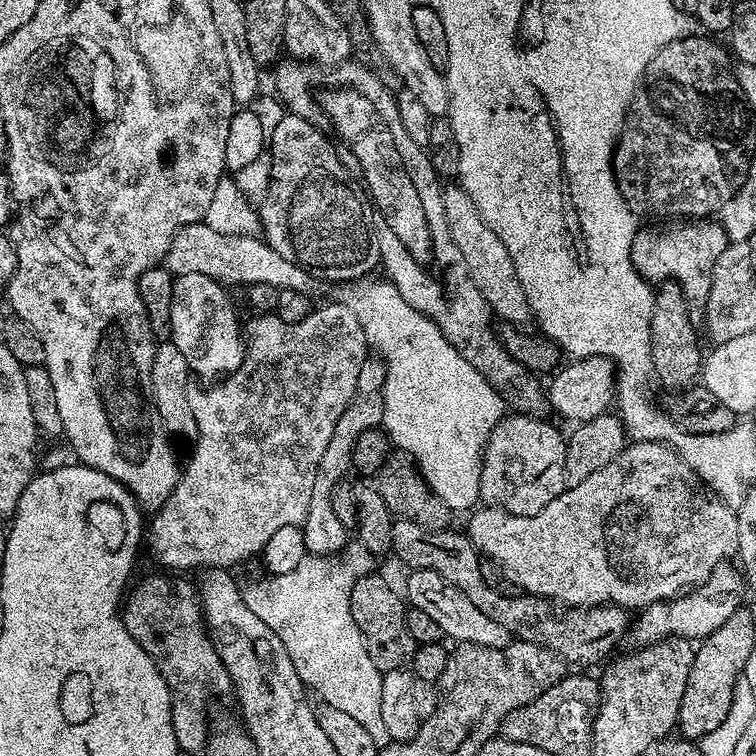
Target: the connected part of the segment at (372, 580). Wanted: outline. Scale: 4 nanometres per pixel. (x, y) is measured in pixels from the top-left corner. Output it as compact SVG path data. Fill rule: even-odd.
M371 572L356 580L351 590L351 614L364 637L367 656L383 674L391 669L409 667L418 645L406 625L405 599L380 576Z

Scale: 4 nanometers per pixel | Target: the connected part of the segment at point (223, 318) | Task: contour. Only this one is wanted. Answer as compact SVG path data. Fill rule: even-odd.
M182 274L174 279L174 302L170 306L171 343L186 354L186 362L193 373L200 376L223 378L229 372L237 371L244 363L245 337L242 335L242 320L236 317L232 309L232 300L228 297L229 289L221 281L206 274Z

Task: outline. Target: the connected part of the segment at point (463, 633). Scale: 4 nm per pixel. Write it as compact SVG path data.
M418 568L407 574L409 575L407 603L413 608L424 611L425 614L430 614L430 618L434 618L438 626L442 626L445 637L453 636L453 641L461 644L477 644L491 648L505 648L509 644L510 637L506 626L498 626L498 622L486 618L486 614L482 614L482 610L478 610L474 602L466 598L466 594L459 592L454 585L447 584L442 577L434 574L434 570Z

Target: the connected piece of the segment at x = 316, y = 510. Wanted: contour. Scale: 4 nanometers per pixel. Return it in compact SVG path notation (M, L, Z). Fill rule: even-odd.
M378 358L364 360L362 369L358 372L357 385L354 388L354 396L350 405L346 406L334 431L330 436L329 445L322 454L318 464L318 471L314 476L313 493L310 494L310 506L307 508L307 516L301 525L303 530L304 549L309 555L327 556L337 555L347 545L348 530L342 526L334 508L331 505L330 494L334 486L340 480L347 477L352 468L354 444L358 435L370 428L379 427L384 421L384 386L385 366Z

